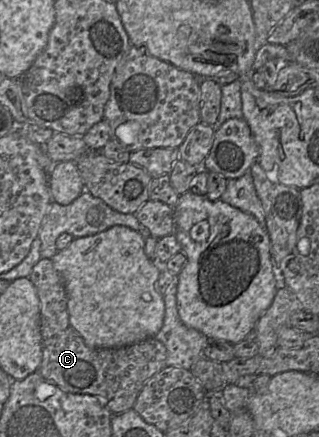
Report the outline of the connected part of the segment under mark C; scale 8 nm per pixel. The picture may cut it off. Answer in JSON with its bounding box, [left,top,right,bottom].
[28,258,167,415]

